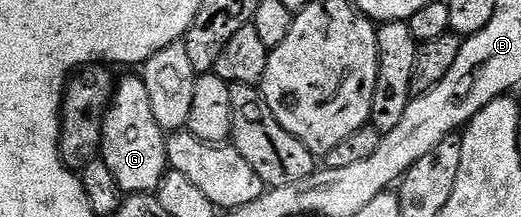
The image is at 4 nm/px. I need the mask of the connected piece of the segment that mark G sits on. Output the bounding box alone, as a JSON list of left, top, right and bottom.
[99,76,168,195]

